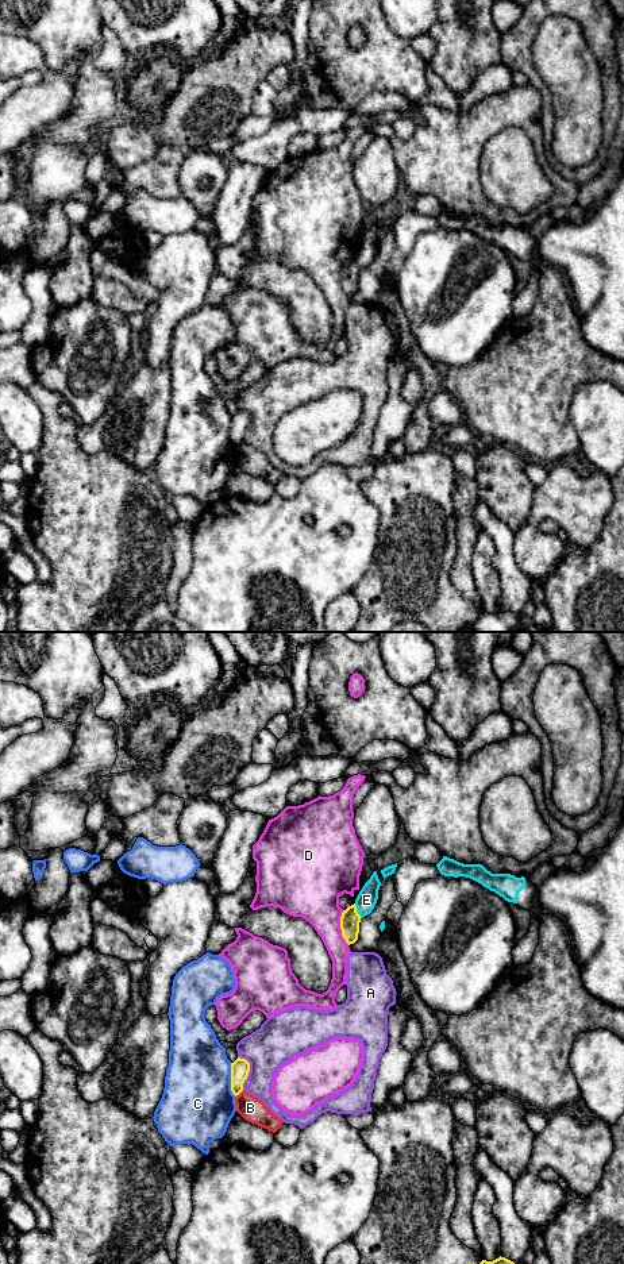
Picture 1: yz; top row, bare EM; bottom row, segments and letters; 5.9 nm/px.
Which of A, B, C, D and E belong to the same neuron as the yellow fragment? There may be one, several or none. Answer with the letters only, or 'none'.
none

